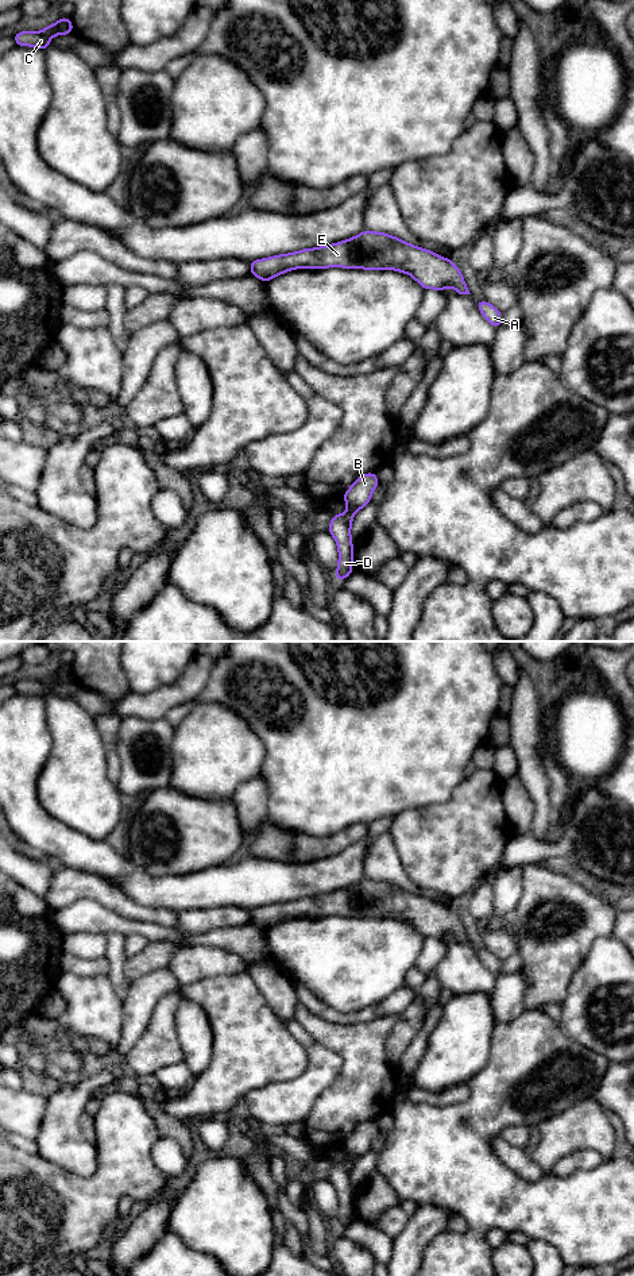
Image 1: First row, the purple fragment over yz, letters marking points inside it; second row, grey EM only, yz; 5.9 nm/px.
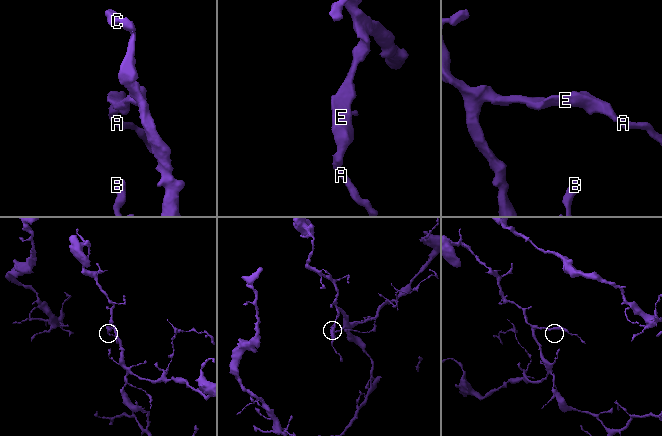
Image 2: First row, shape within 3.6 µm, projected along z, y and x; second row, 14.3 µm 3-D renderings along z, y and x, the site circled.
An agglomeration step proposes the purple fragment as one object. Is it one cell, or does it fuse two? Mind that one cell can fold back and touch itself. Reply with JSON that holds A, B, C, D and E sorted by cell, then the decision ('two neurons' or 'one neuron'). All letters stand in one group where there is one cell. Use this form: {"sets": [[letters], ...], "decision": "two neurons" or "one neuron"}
{"sets": [["A", "B", "C", "D", "E"]], "decision": "one neuron"}

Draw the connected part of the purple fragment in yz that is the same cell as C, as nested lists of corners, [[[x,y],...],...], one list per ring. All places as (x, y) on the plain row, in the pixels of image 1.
[[[61,666],[57,671],[47,674],[45,678],[36,679],[22,679],[15,682],[18,694],[32,694],[46,698],[50,694],[50,687],[53,683],[71,682],[73,674],[70,666]]]

